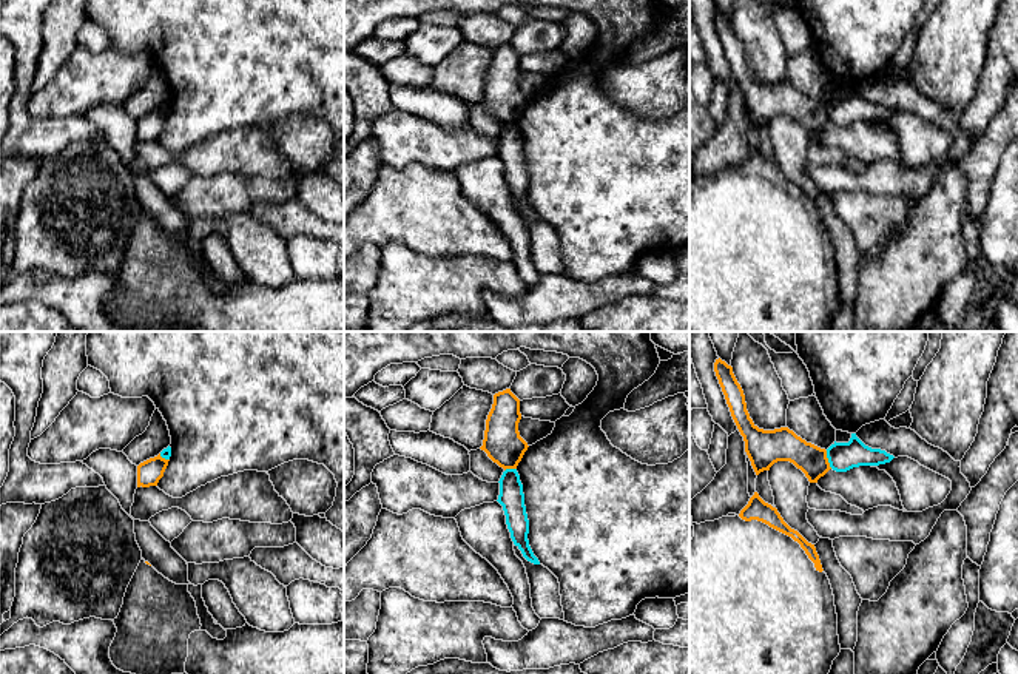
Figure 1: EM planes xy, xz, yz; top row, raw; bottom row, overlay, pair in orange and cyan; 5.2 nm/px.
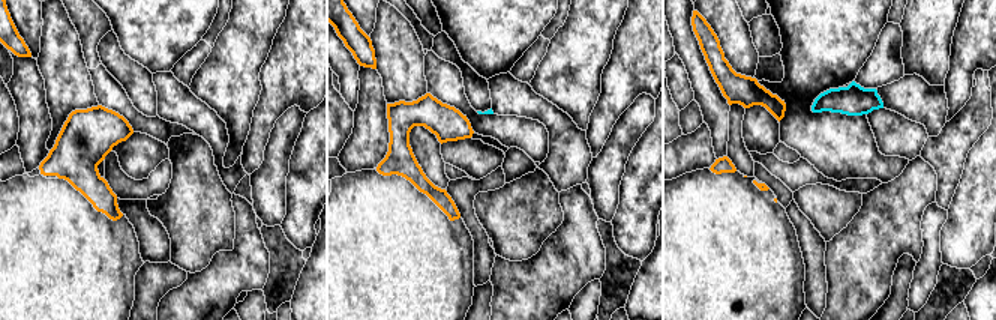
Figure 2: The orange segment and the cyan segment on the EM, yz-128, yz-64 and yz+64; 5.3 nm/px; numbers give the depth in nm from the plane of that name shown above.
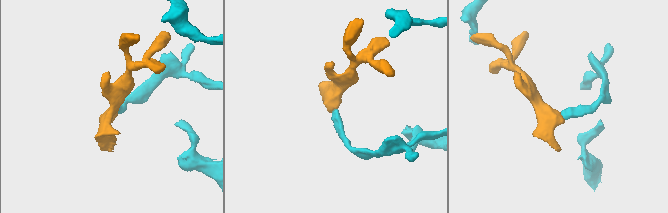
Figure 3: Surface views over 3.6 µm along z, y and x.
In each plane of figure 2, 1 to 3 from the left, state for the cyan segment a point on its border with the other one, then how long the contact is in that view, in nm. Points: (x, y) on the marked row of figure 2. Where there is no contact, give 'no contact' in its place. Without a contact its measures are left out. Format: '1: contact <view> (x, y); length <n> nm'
1: no contact
2: no contact
3: no contact

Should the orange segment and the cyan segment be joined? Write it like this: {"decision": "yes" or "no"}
{"decision": "no"}

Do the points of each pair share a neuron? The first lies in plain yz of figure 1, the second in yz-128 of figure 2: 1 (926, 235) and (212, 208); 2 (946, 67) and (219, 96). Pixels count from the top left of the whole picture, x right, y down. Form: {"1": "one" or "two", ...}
{"1": "two", "2": "one"}

